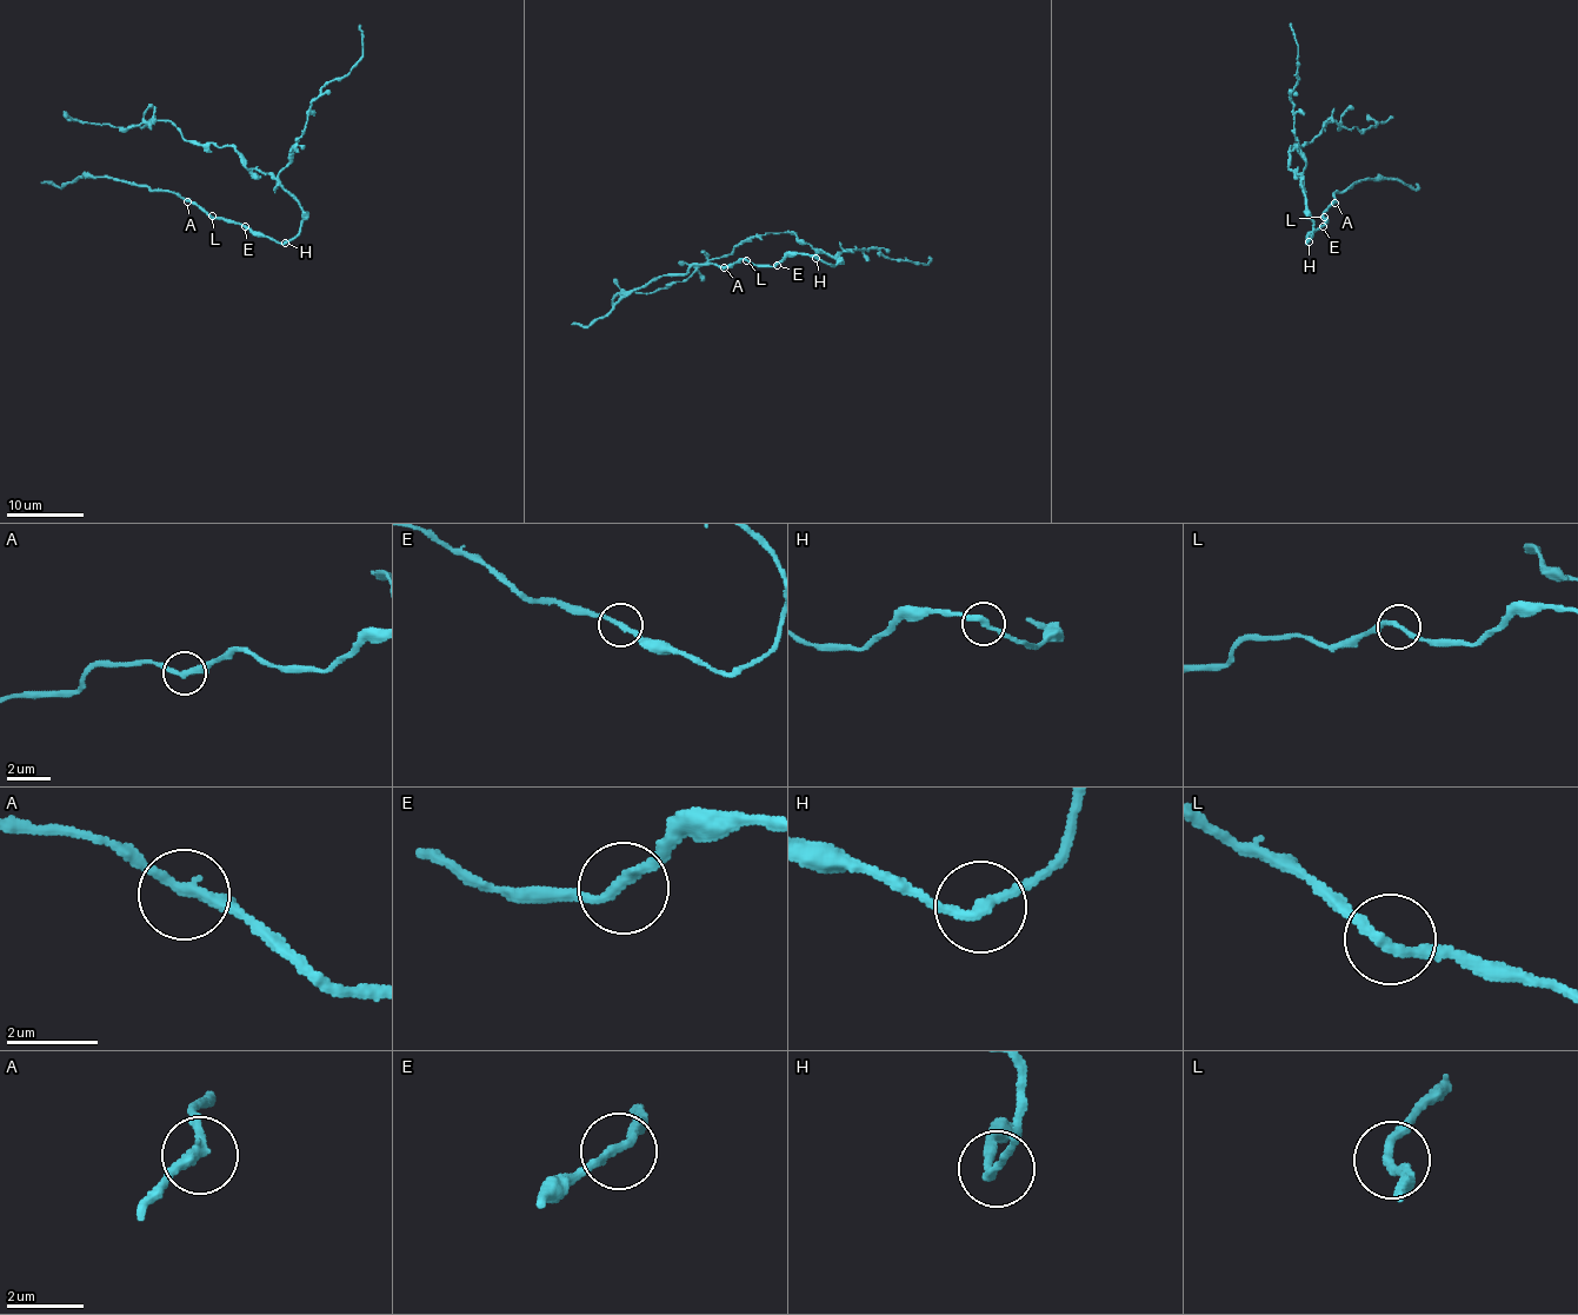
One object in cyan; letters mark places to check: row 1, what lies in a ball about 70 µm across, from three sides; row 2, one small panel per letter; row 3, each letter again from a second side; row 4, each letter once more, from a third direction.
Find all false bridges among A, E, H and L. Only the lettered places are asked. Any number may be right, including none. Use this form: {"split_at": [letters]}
{"split_at": ["H"]}

